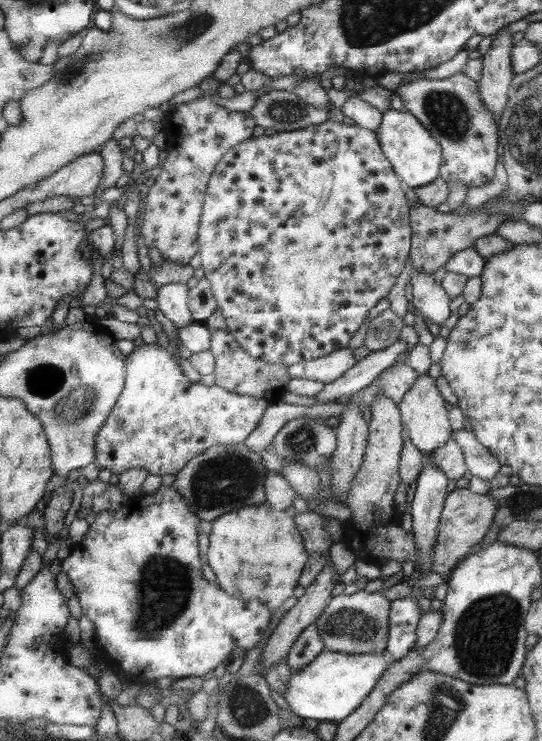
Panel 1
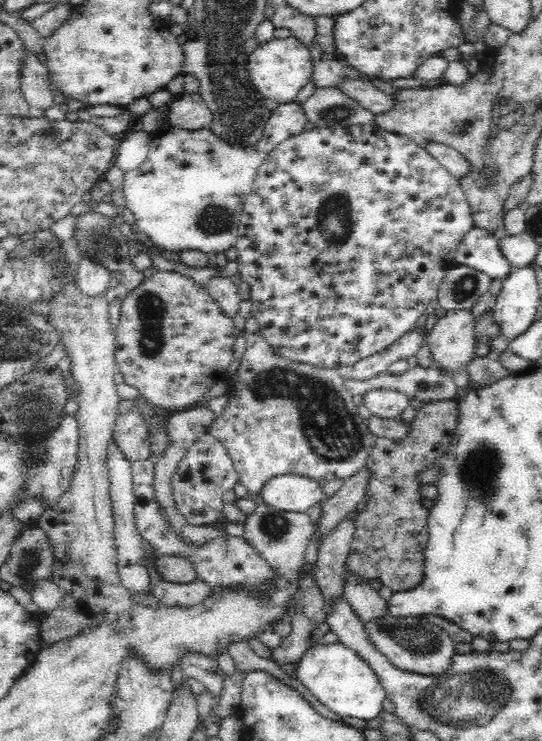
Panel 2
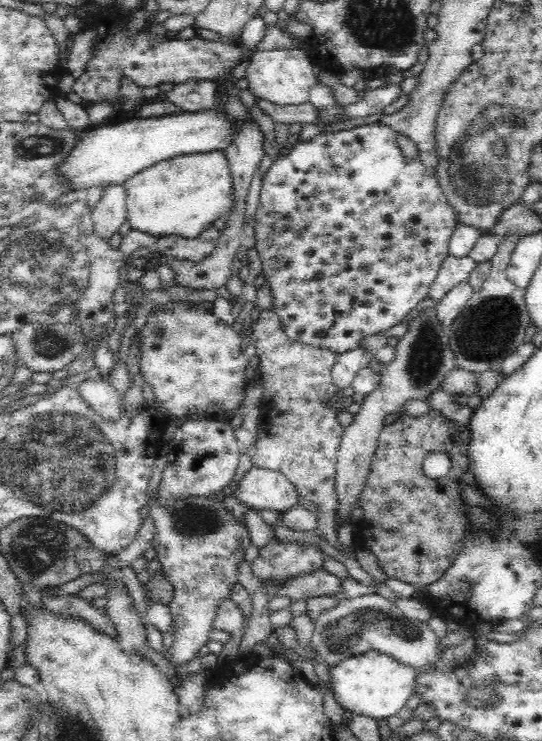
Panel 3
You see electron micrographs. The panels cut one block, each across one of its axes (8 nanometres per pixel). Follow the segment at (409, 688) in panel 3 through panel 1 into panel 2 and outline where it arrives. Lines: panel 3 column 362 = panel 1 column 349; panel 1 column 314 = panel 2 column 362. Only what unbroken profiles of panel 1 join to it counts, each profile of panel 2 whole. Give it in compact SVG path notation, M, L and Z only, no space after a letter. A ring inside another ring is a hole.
M317 643L297 662L295 675L310 692L338 716L352 716L358 720L378 718L385 698L384 687L378 684L372 667L358 653L342 643Z

